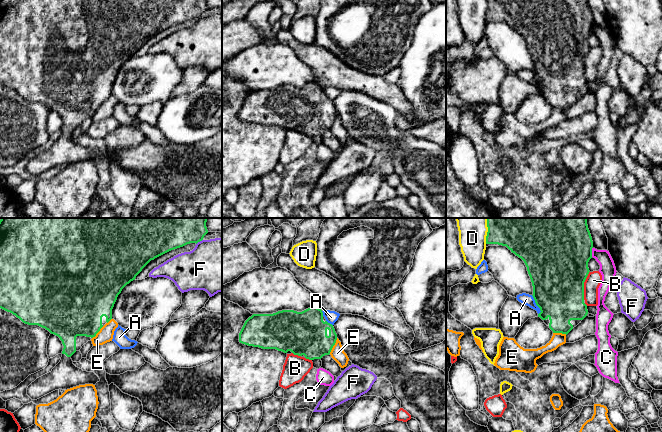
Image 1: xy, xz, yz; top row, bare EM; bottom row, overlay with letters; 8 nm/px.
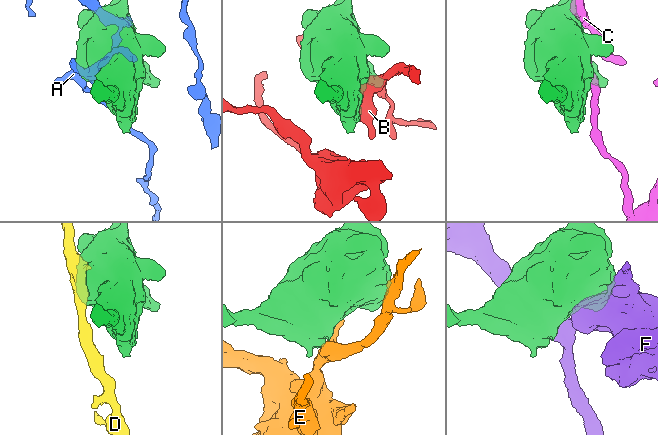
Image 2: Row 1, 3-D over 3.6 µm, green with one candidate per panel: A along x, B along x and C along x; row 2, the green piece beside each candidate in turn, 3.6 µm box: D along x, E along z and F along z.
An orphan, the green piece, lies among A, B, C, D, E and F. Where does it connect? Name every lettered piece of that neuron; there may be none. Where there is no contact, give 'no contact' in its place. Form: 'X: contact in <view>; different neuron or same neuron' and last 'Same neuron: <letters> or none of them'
A: contact in yz; different neuron
B: contact in yz; different neuron
C: contact in yz; different neuron
D: contact in yz; different neuron
E: contact in xz; different neuron
F: contact in xy; different neuron
Same neuron: none of them

